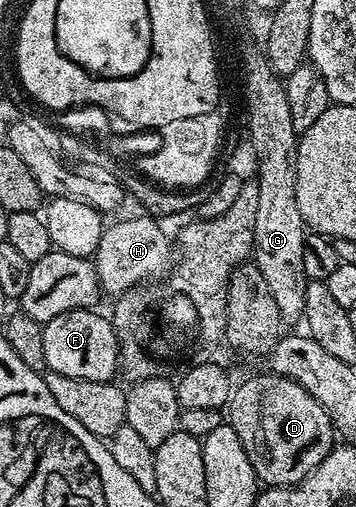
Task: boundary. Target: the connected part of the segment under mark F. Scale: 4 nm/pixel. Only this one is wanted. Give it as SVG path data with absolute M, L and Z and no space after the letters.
M78 309L59 313L51 321L43 325L43 357L45 366L55 373L63 373L63 377L79 377L83 381L110 382L118 374L118 347L115 329L108 318L96 315L93 309Z

